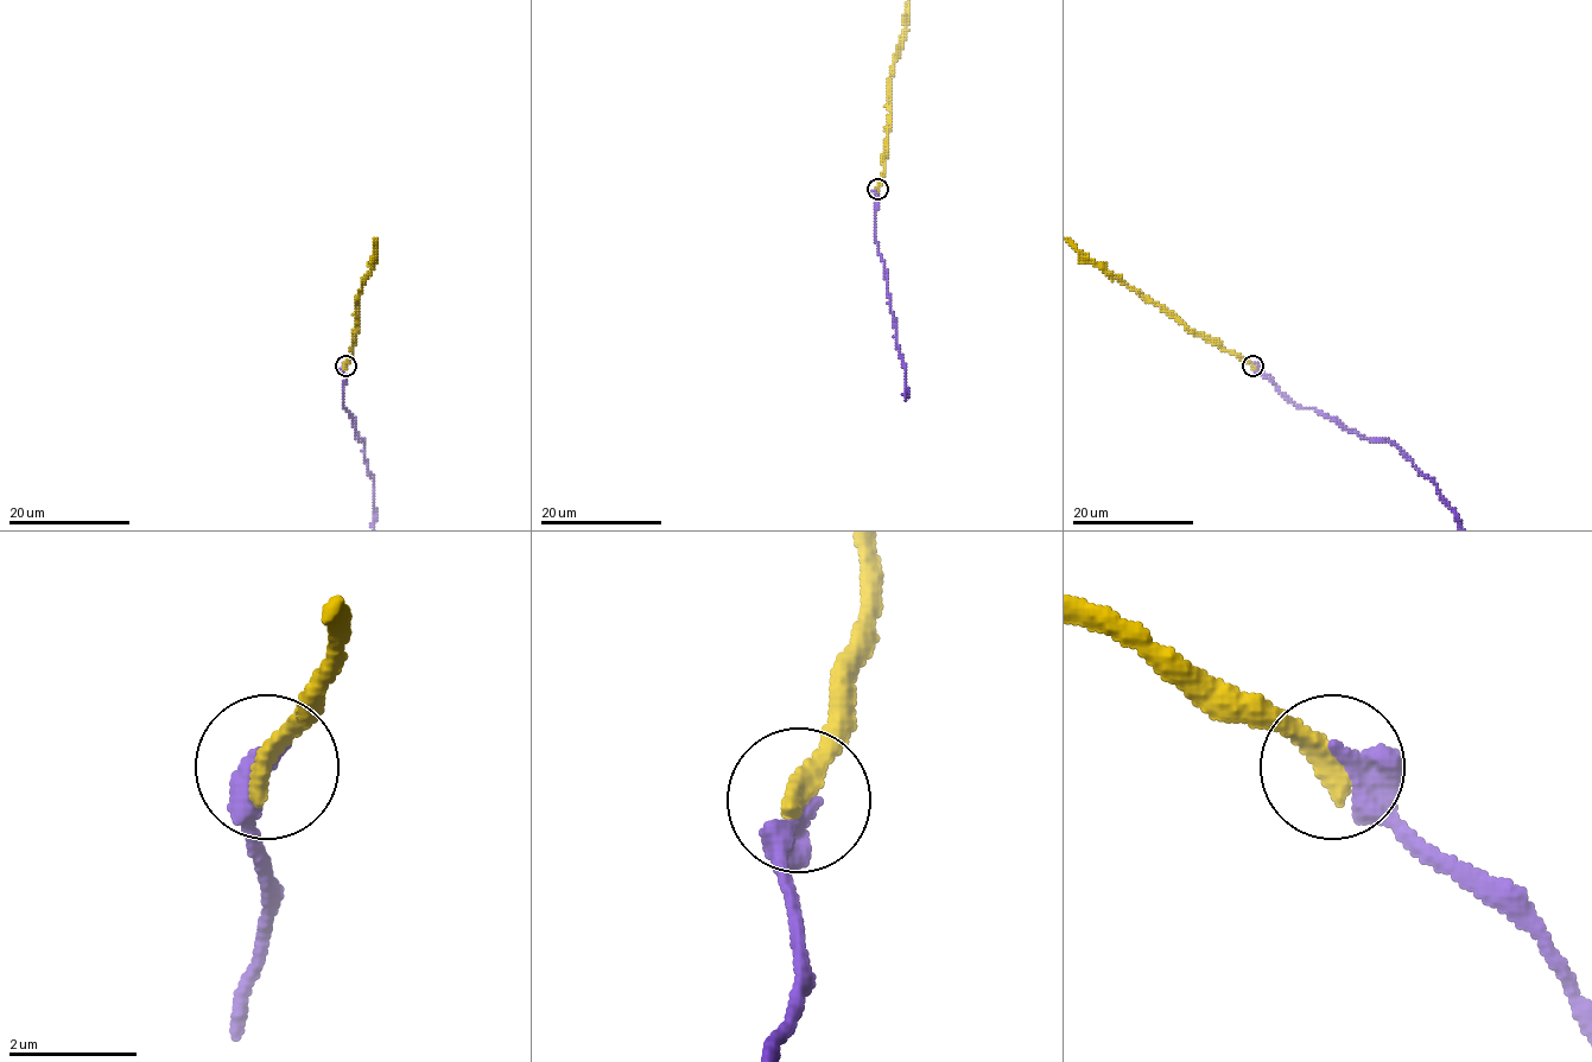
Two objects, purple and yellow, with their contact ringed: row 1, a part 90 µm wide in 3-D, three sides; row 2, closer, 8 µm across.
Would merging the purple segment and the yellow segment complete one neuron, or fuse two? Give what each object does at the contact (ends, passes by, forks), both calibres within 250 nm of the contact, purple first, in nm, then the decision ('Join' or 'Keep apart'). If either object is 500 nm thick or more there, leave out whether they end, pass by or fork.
Thickness 550 nm (purple) against 380 nm. Keep apart

